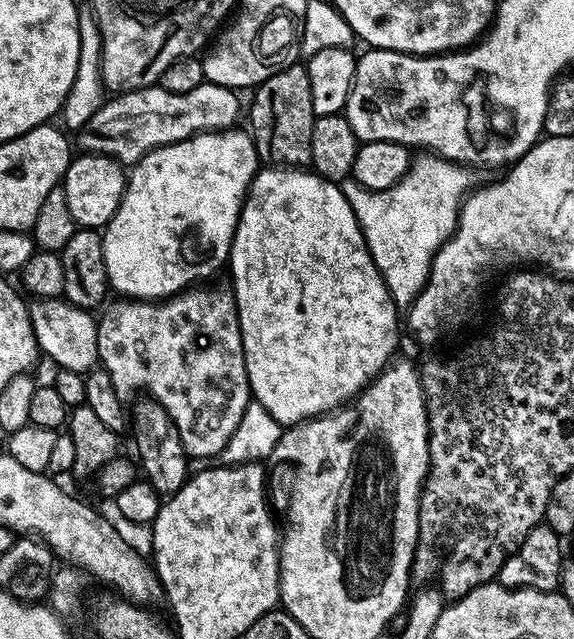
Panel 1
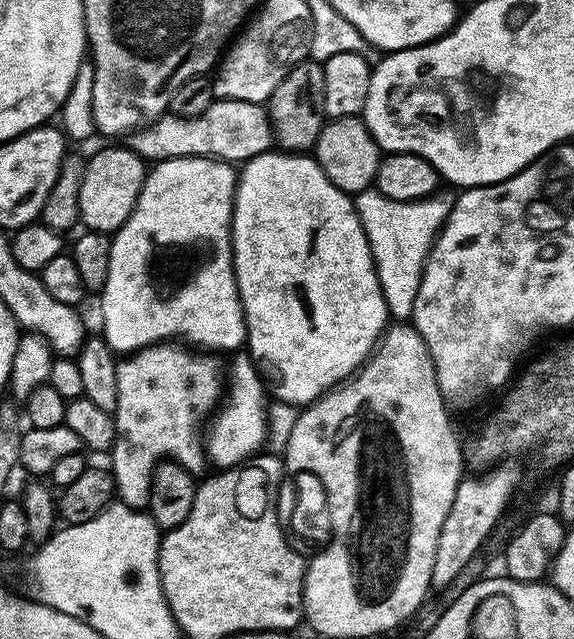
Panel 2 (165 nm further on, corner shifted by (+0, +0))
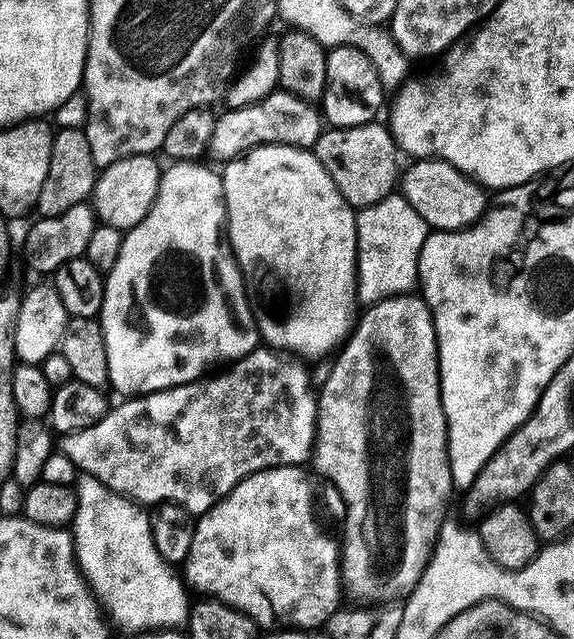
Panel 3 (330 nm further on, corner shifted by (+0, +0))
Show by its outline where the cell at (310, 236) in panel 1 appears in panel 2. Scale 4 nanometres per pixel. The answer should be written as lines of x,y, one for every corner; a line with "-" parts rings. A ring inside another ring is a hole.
269,150
261,156
255,156
239,169
236,185
236,198
232,209
232,267
236,269
236,288
240,291
240,305
244,308
244,326
246,329
246,348
251,359
258,365
258,371
267,391
282,403
295,406
307,406
319,400
333,386
339,385
345,378
351,377
368,359
375,349
388,320
388,304
384,301
385,289
382,287
380,273
376,270
376,261
364,233
360,216
356,213
353,197
338,190
326,178
315,159
308,154
289,154
284,150

